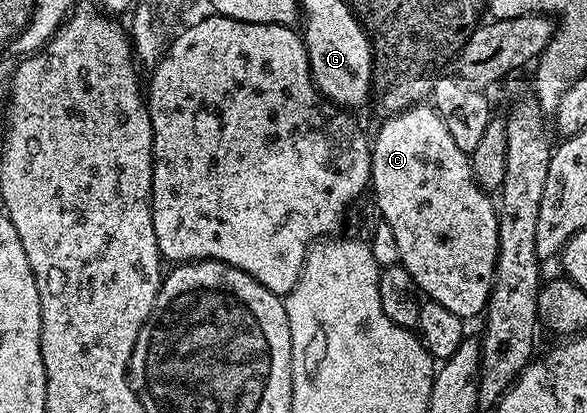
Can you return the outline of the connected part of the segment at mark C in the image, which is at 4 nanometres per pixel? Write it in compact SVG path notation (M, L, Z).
M429 103L413 105L407 111L403 111L394 117L386 117L380 122L377 129L377 138L374 136L371 141L373 158L371 159L371 193L377 196L377 209L380 220L386 221L395 231L395 244L399 246L399 264L411 275L416 288L428 300L439 303L447 307L447 311L455 311L462 319L469 317L480 318L485 312L485 306L489 303L489 292L493 286L493 276L497 266L497 248L499 247L499 223L497 222L497 206L494 198L486 190L480 189L477 180L473 177L473 172L469 166L469 154L464 153L456 145L455 139L451 139L451 134L447 132L447 127L443 127L443 119L437 114L436 108Z

